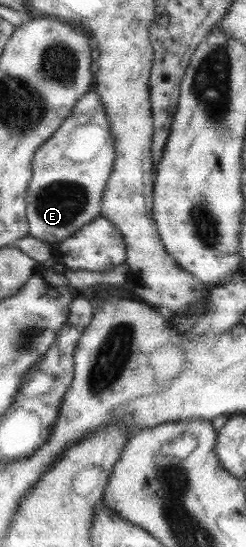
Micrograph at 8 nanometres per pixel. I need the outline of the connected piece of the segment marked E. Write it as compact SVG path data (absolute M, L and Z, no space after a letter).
M91 89L75 103L73 111L55 133L33 155L33 177L29 181L27 189L26 217L29 224L29 233L33 237L47 244L63 241L63 239L79 231L81 227L92 223L101 213L101 199L105 185L109 181L109 175L113 171L117 153L115 151L115 138L111 134L111 124L105 112L105 104L96 89Z

